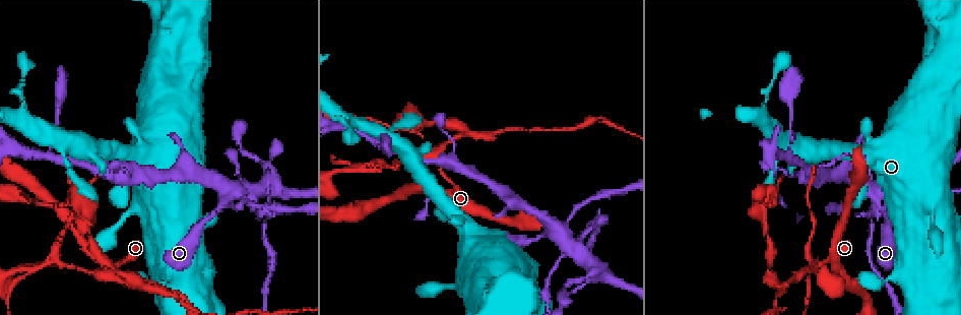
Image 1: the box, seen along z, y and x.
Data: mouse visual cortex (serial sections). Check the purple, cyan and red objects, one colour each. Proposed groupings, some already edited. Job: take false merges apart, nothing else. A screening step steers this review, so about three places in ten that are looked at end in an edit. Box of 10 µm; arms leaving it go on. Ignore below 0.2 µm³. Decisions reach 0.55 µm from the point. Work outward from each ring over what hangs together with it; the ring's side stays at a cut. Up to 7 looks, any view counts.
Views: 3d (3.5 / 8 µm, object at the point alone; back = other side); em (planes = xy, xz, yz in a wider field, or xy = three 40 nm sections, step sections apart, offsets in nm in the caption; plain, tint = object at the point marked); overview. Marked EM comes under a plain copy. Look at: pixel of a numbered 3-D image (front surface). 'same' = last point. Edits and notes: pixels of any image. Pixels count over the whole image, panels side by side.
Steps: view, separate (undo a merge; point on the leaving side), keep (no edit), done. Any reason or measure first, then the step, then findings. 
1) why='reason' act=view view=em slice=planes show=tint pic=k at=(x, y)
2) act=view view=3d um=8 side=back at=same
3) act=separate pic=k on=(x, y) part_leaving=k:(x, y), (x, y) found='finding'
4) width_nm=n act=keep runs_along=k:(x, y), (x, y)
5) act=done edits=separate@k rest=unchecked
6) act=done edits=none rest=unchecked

why='abrupt turn' act=view view=3d um=8 pic=1 at=(586, 231)

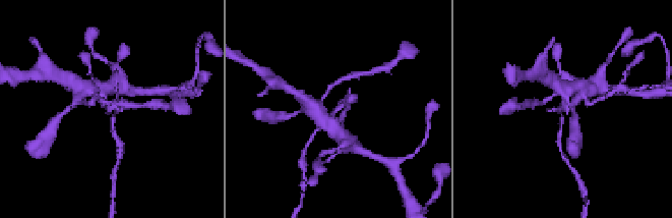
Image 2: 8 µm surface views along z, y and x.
why='closer look' act=view view=3d um=3.5 at=same

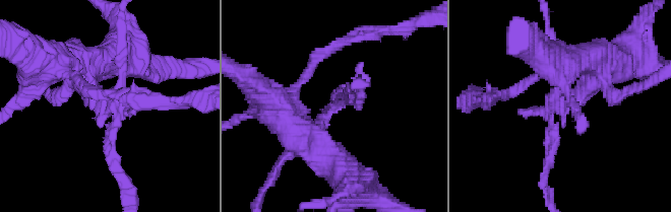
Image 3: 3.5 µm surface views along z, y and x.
act=view view=em slice=xy step=2 show=tint pic=3 at=(335, 106)

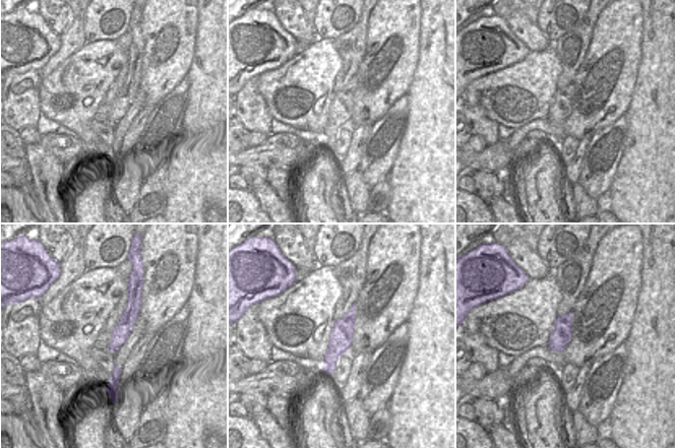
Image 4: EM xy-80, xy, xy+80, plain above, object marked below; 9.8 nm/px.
act=keep runs_along=4:(353, 310), (327, 371) found='continuous, no second cell'

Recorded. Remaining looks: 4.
why='three-way junction' act=view view=3d um=3.5 pic=1 at=(138, 287)

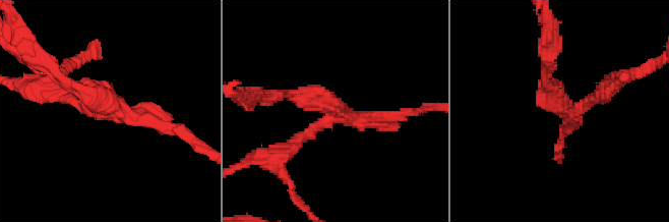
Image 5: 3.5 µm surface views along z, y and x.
arms=3 arm_widths_nm=200,200,200 act=view view=em slice=xy step=5 show=tint pic=5 at=(107, 113)

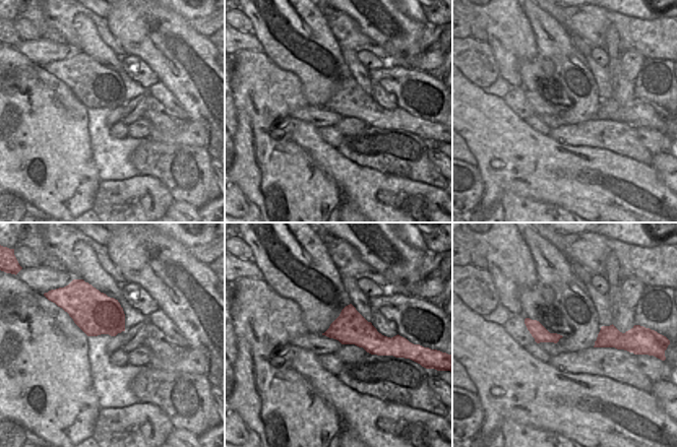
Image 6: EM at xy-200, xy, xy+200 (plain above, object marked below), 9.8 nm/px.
act=separate pic=5 on=(321, 94) part_leaving=5:(335, 114), (324, 101), (259, 96) found='a second cell is stuck on'

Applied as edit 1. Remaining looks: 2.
act=done edits=separate@5 rest=unchecked

